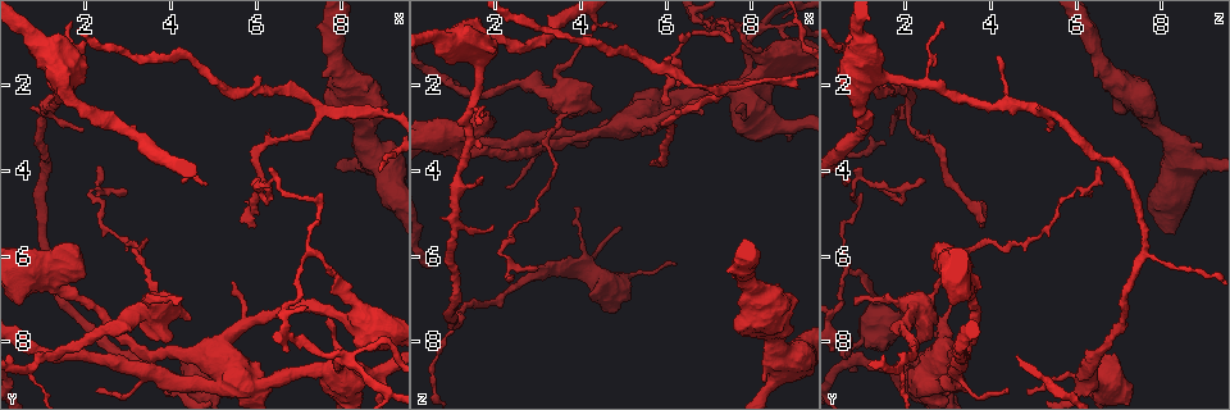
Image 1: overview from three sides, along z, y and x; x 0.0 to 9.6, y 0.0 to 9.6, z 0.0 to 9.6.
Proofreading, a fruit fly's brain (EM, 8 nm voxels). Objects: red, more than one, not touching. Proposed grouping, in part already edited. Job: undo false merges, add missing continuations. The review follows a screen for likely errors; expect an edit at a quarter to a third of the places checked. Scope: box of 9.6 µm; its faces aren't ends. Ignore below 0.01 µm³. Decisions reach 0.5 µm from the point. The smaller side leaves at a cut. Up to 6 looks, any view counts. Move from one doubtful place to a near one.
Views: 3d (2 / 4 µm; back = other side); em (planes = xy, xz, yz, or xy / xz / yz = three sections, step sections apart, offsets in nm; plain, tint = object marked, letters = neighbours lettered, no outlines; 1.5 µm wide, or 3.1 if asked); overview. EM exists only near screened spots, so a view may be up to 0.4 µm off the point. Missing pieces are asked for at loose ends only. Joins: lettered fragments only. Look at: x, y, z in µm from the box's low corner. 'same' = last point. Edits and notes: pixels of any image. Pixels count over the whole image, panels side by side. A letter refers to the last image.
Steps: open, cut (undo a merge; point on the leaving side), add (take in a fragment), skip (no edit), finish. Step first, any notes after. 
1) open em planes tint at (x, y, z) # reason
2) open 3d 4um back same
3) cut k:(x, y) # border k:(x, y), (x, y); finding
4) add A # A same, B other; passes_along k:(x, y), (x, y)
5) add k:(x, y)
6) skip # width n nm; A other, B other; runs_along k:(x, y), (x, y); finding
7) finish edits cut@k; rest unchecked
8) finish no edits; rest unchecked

open 3d 4um back at (4.30, 8.30, 6.90) # thick end

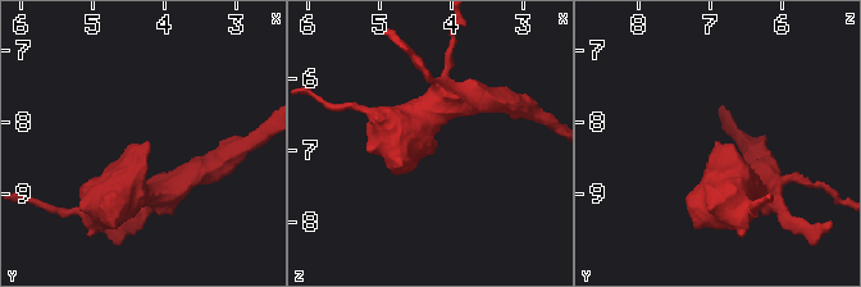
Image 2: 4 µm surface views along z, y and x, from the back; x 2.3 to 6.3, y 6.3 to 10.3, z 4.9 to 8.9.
open em xz step 8 letters at (4.25, 8.25, 6.95)

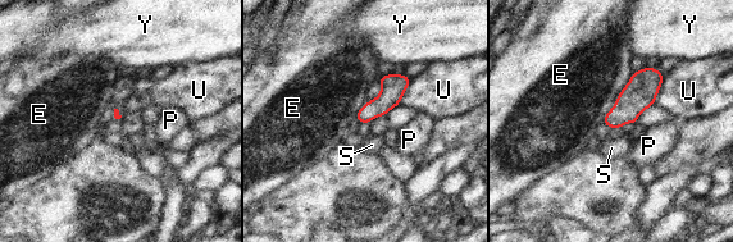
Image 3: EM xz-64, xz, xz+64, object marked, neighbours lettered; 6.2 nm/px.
open em planes letters same # another direction

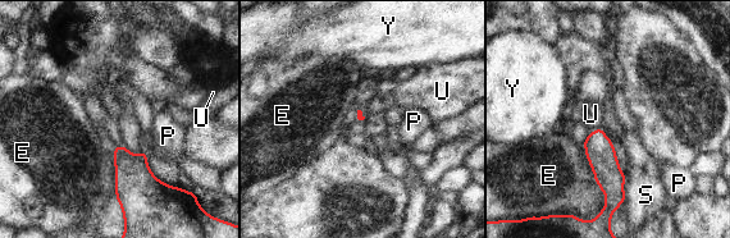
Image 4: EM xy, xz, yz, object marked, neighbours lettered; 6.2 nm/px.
skip # E other, P other, S other, U other, Y other; none of them fits

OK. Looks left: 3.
open em planes tint at (1.10, 6.00, 7.65) # a fork

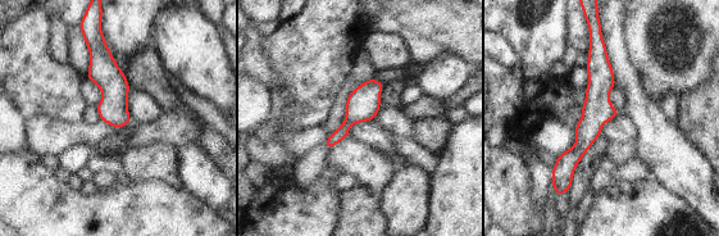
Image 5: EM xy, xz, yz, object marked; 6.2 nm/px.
open em planes letters same

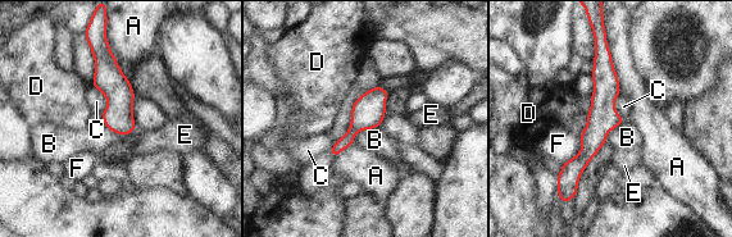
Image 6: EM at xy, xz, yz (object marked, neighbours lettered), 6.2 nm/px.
skip # A other, B other, C other, D other, E other, F other; runs_along 6:(599, 48), (603, 117), (573, 188); all the same cell

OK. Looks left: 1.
finish no edits; rest unchecked

